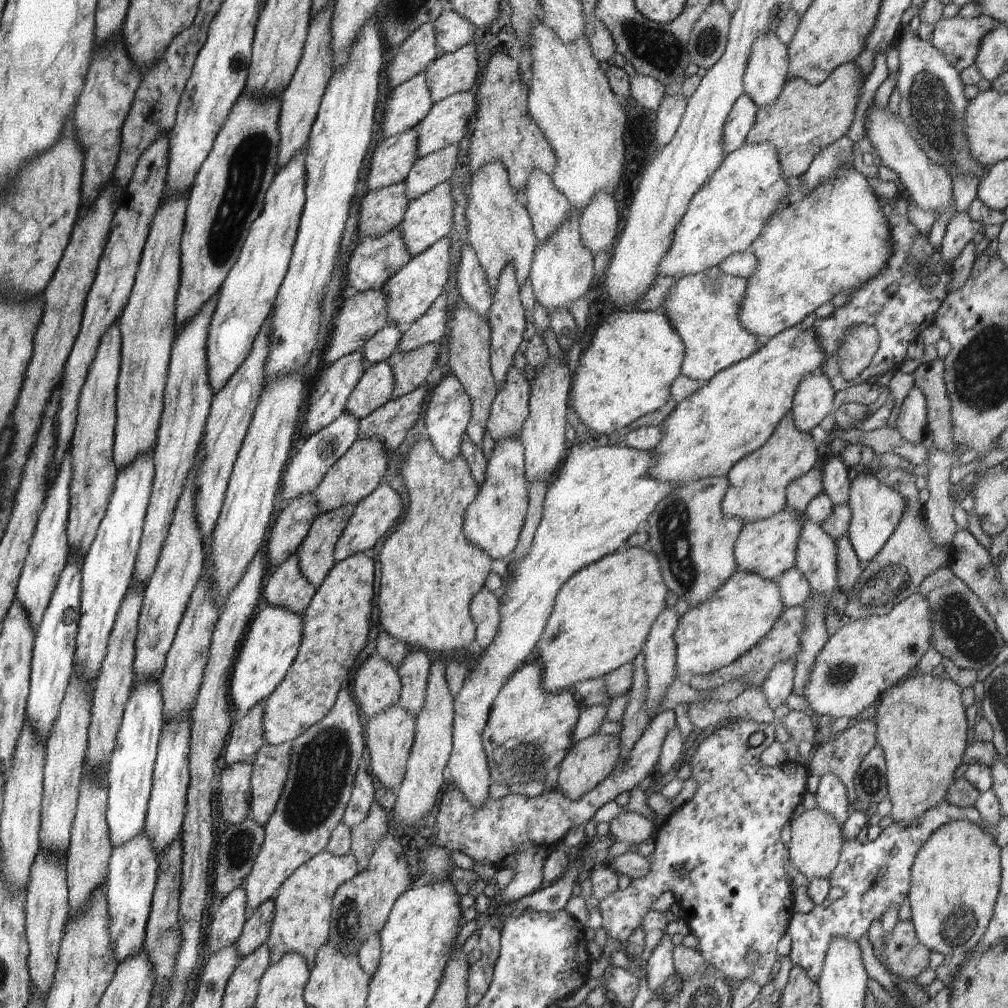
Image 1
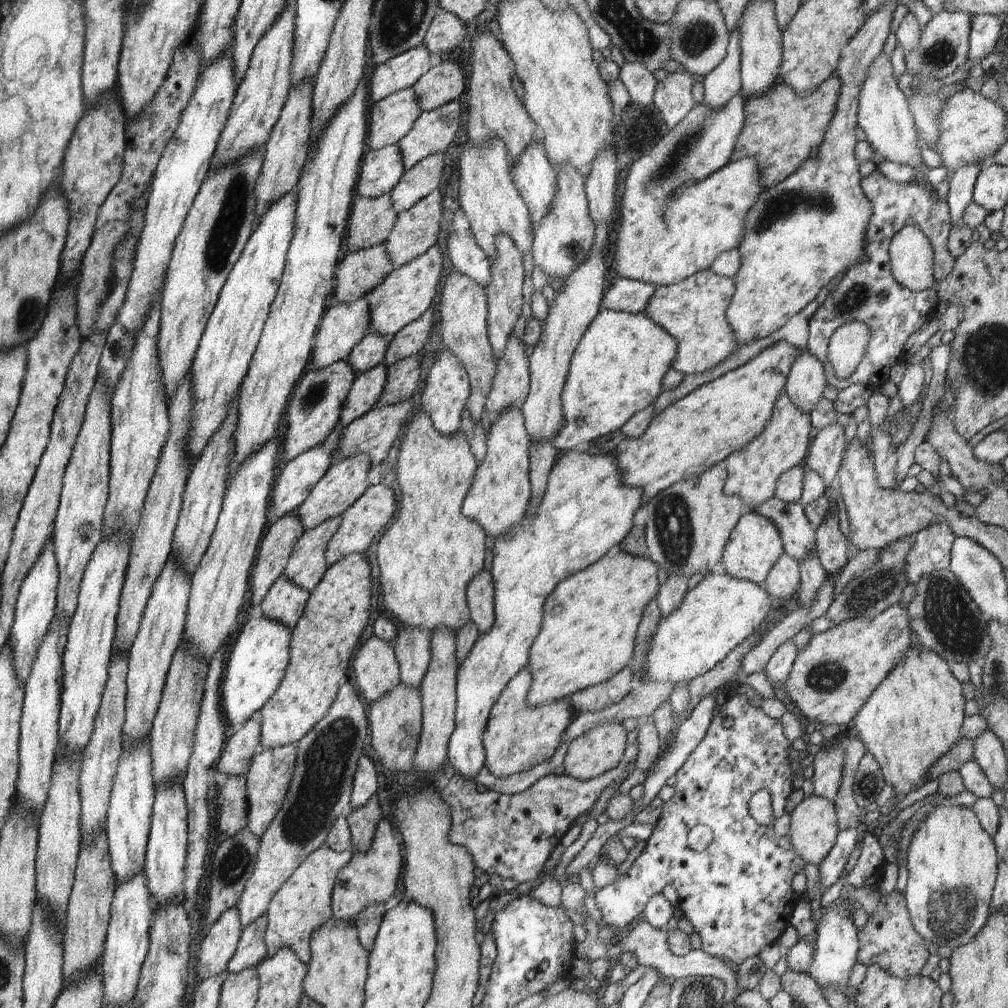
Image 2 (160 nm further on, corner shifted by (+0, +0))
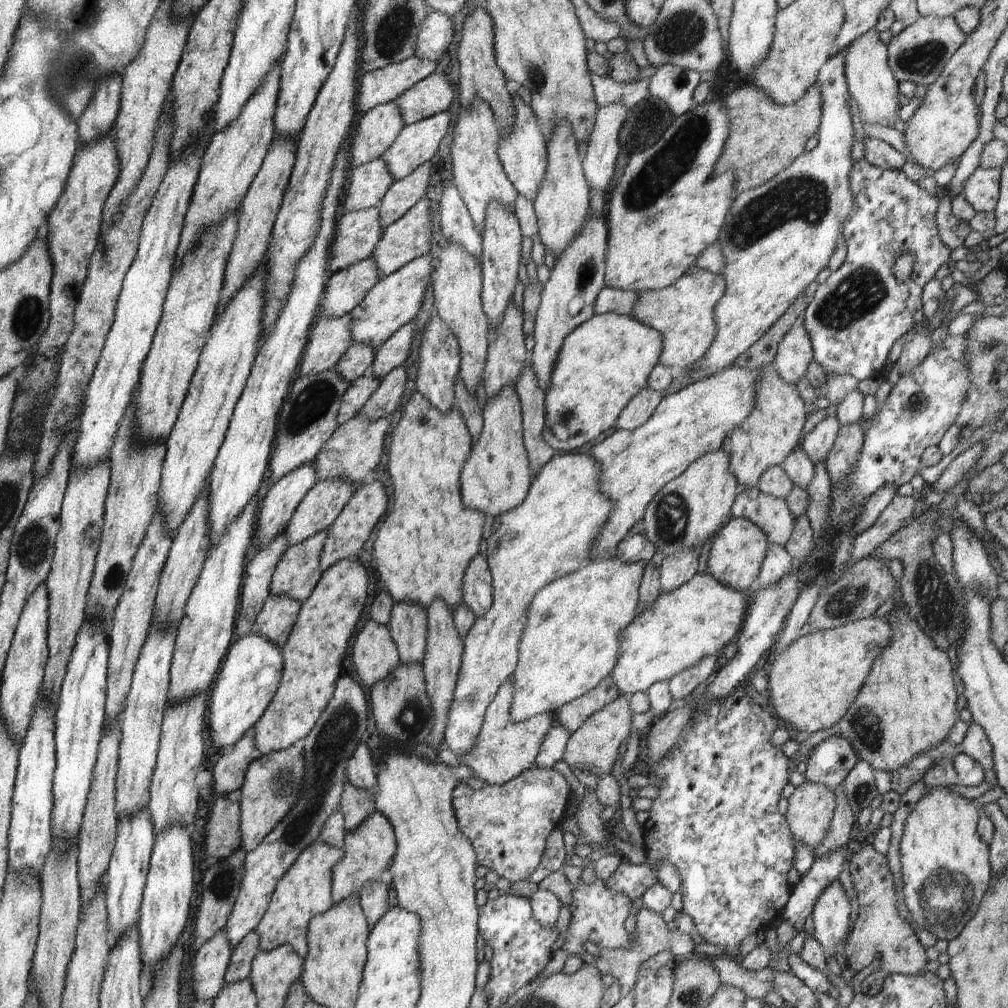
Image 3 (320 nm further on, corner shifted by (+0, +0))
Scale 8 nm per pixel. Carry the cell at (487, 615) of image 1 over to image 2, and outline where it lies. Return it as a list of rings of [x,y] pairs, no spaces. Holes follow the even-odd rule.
[[[483,570],[470,580],[466,590],[465,596],[471,613],[471,620],[482,633],[491,629],[495,618],[493,582],[491,572]]]

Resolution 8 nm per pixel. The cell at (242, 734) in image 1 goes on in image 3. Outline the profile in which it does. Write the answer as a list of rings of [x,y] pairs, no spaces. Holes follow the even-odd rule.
[[[253,730],[244,735],[236,744],[220,757],[212,770],[212,787],[218,795],[237,791],[244,782],[245,772],[253,761],[255,740]]]

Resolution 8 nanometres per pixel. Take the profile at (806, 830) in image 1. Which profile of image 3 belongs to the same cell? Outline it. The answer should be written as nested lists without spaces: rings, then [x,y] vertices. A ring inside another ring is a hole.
[[[804,781],[787,799],[785,817],[793,837],[814,850],[828,832],[836,808],[834,790],[825,784]]]

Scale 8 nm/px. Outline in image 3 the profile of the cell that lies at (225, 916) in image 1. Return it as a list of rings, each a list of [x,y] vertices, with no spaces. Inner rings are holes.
[[[224,929],[203,942],[194,956],[192,966],[192,986],[197,1000],[214,1000],[218,996],[226,985],[225,974],[232,953],[233,948]]]

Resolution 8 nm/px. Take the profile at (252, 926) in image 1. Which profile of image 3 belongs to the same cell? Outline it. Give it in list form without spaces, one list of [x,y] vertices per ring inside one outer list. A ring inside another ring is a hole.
[[[257,929],[249,932],[234,948],[225,974],[226,984],[237,983],[249,978],[251,962],[260,951]]]

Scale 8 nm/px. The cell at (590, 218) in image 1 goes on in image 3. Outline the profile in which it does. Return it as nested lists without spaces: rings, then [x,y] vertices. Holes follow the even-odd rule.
[[[612,103],[601,106],[589,134],[583,173],[590,187],[604,192],[610,186],[618,158],[618,132],[626,120],[626,105]]]

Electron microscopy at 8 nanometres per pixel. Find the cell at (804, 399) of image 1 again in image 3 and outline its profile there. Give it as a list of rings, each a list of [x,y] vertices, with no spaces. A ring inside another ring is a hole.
[[[792,328],[784,333],[782,340],[779,340],[777,346],[777,353],[772,364],[778,371],[778,374],[784,379],[784,382],[796,387],[800,378],[805,377],[808,364],[813,359],[813,350],[811,347],[811,340],[804,328]]]

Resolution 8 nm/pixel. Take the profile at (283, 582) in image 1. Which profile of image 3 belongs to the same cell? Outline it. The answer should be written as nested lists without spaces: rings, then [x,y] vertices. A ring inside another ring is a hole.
[[[268,597],[256,617],[256,622],[252,625],[252,632],[258,633],[273,645],[281,648],[290,636],[300,607],[300,601],[289,597]]]

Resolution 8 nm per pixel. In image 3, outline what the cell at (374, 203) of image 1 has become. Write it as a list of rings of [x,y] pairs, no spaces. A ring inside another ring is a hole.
[[[378,207],[341,212],[331,242],[327,262],[328,276],[357,262],[370,259],[383,230]]]

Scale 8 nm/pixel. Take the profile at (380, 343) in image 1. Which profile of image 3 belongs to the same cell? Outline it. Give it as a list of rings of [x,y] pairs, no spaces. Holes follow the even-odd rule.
[[[354,343],[342,355],[334,366],[334,370],[348,383],[360,378],[373,363],[375,349],[365,344]]]

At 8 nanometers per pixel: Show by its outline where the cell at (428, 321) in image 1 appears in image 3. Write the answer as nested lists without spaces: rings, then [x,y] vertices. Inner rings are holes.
[[[410,322],[399,328],[376,349],[372,363],[374,378],[382,380],[395,368],[402,367],[412,346],[412,336],[414,336],[414,324]]]

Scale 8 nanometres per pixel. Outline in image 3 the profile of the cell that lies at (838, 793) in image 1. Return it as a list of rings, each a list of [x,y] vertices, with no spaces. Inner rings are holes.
[[[841,736],[823,740],[808,754],[806,781],[825,784],[835,790],[860,760],[851,744]]]

